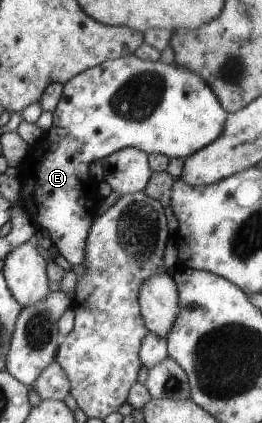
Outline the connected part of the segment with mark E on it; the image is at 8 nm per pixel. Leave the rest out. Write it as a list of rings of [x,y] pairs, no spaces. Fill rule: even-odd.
[[[134,54],[115,60],[102,62],[78,73],[63,85],[63,94],[55,106],[53,123],[36,147],[30,149],[27,161],[18,168],[22,171],[20,192],[23,208],[32,216],[37,229],[45,230],[51,238],[52,246],[72,266],[86,261],[87,238],[94,224],[98,196],[87,192],[89,166],[91,162],[110,156],[125,147],[135,147],[145,154],[162,154],[172,158],[187,158],[194,152],[210,145],[221,137],[230,114],[219,102],[218,95],[199,74],[179,68],[177,64],[161,61],[144,61]]]

